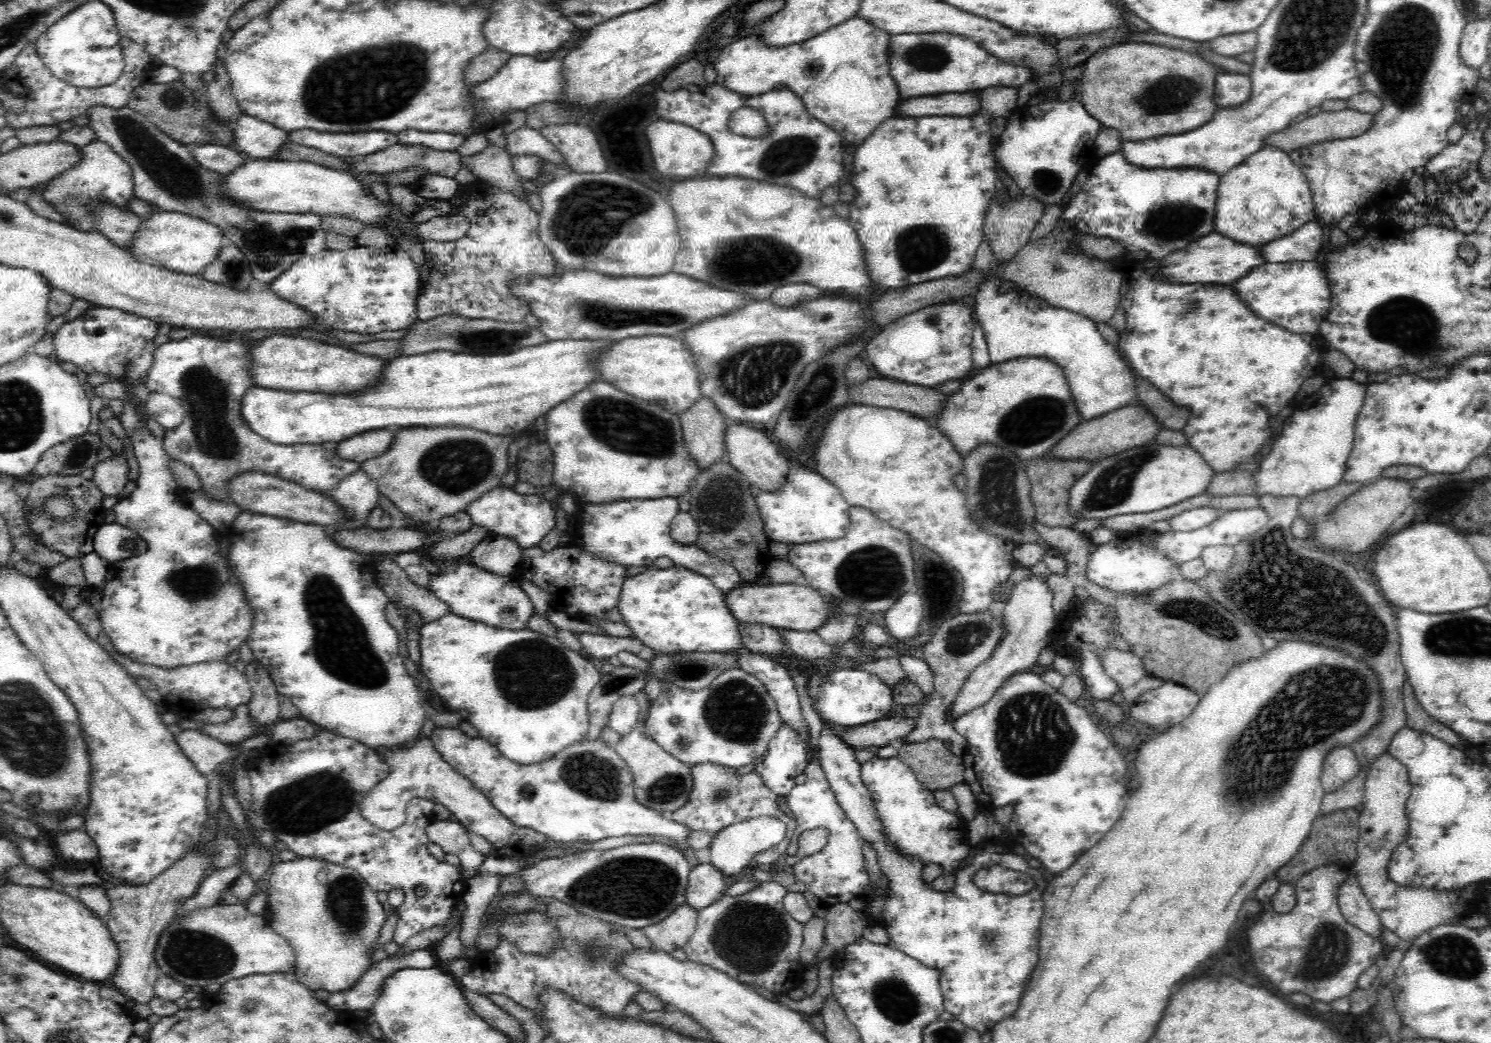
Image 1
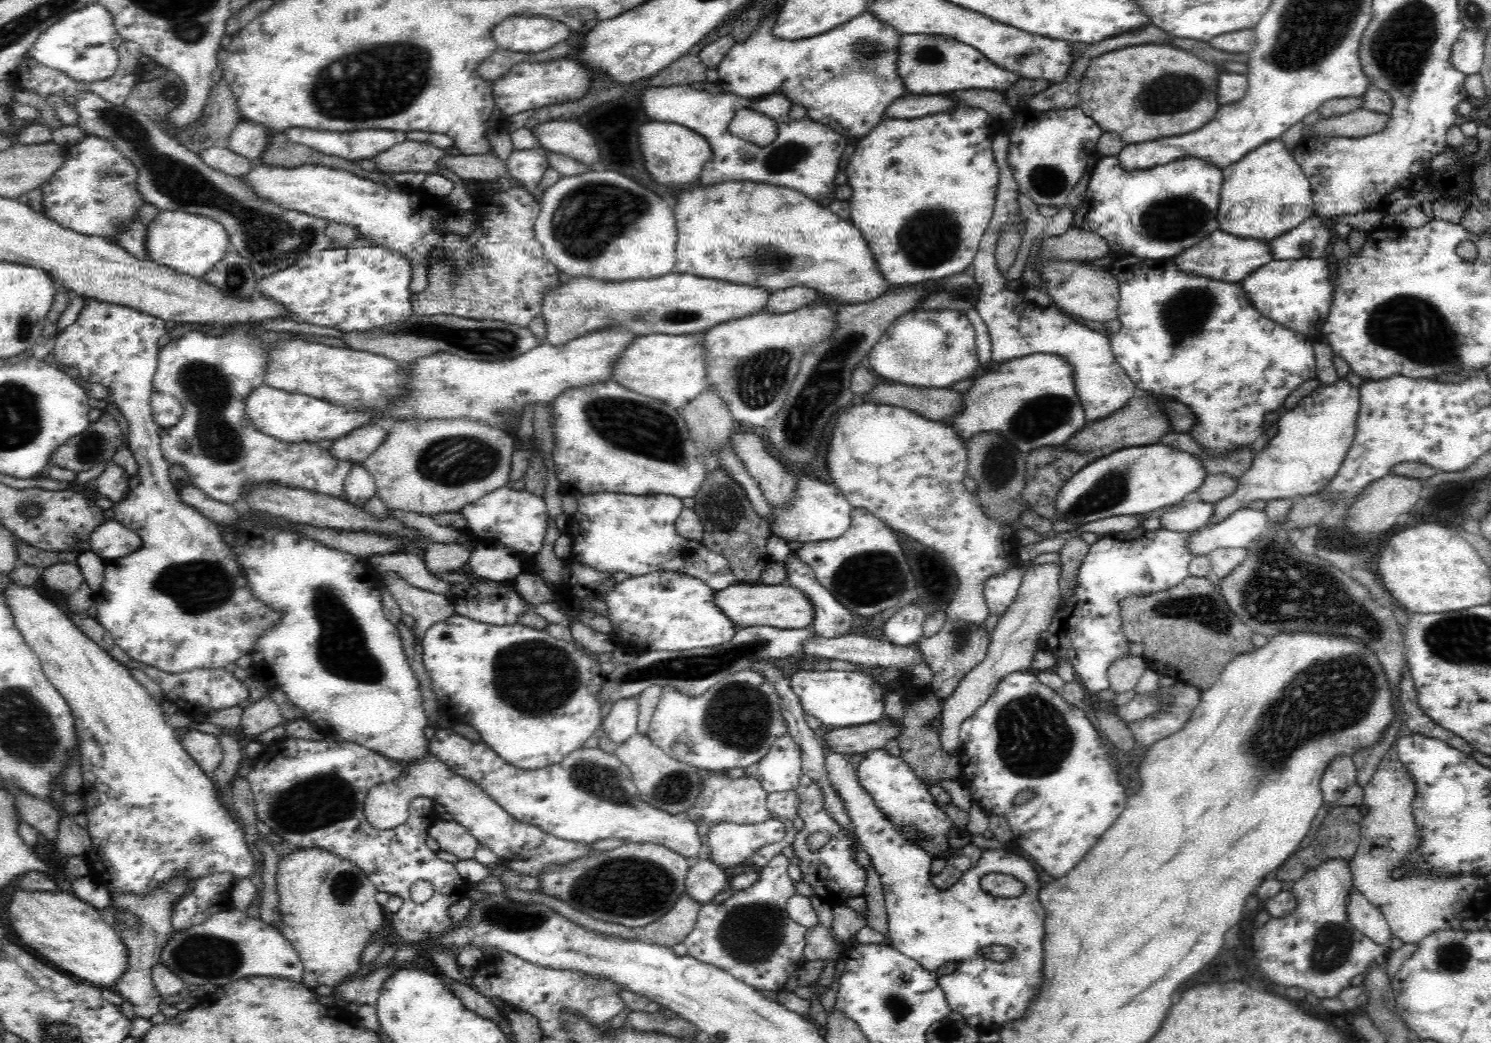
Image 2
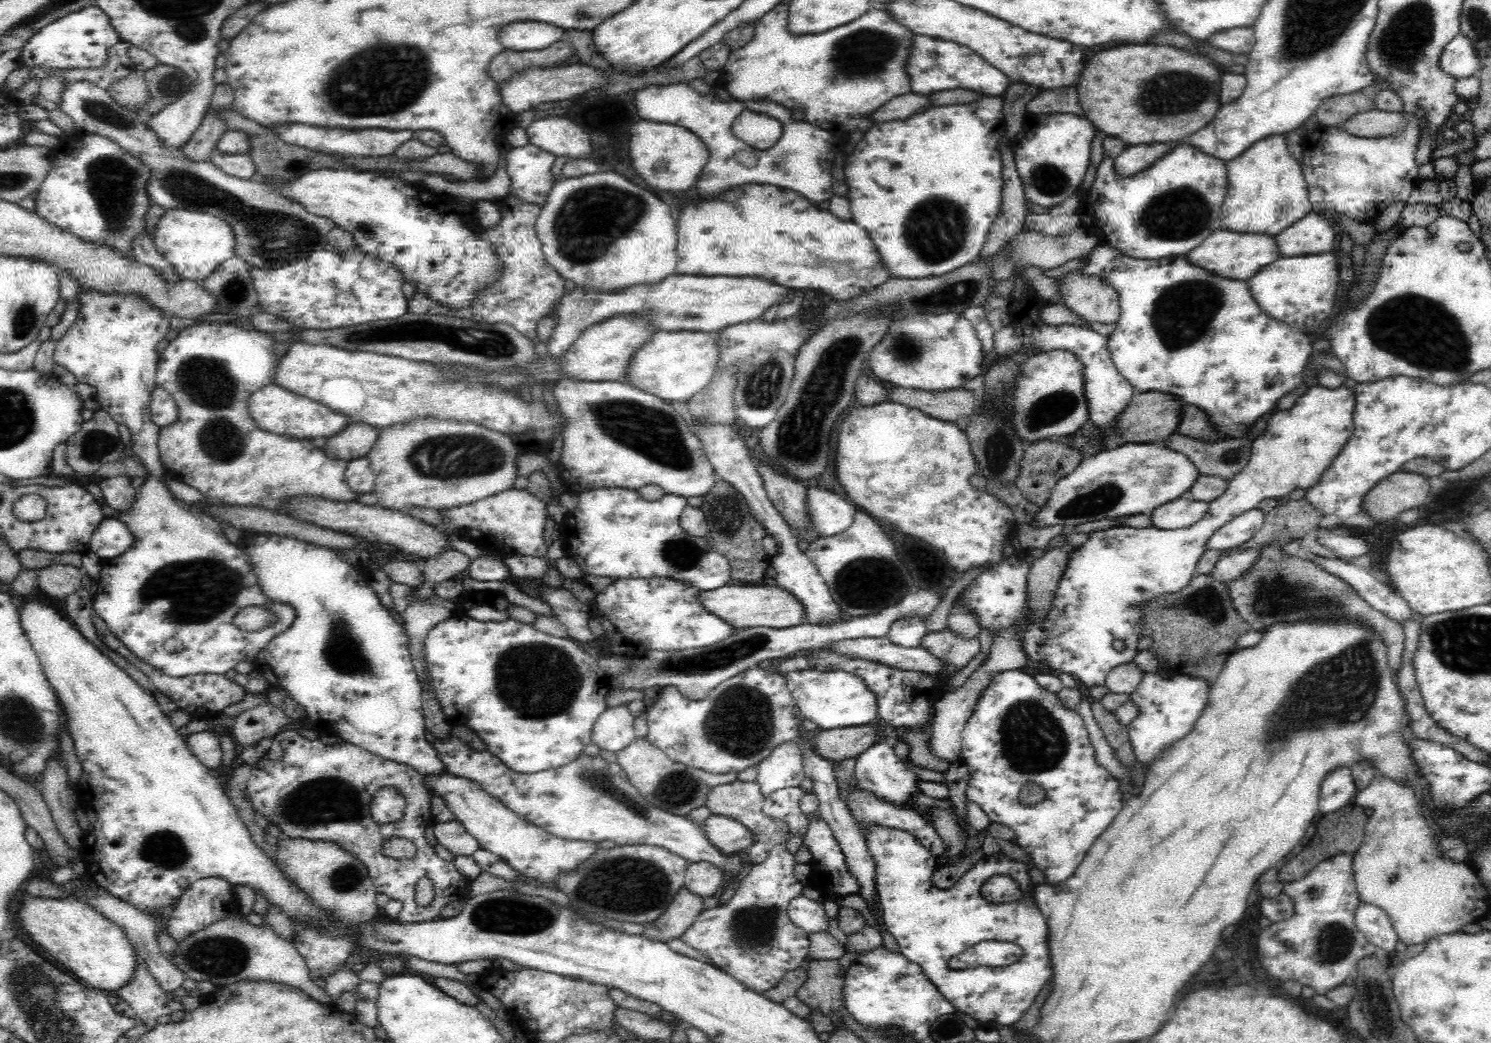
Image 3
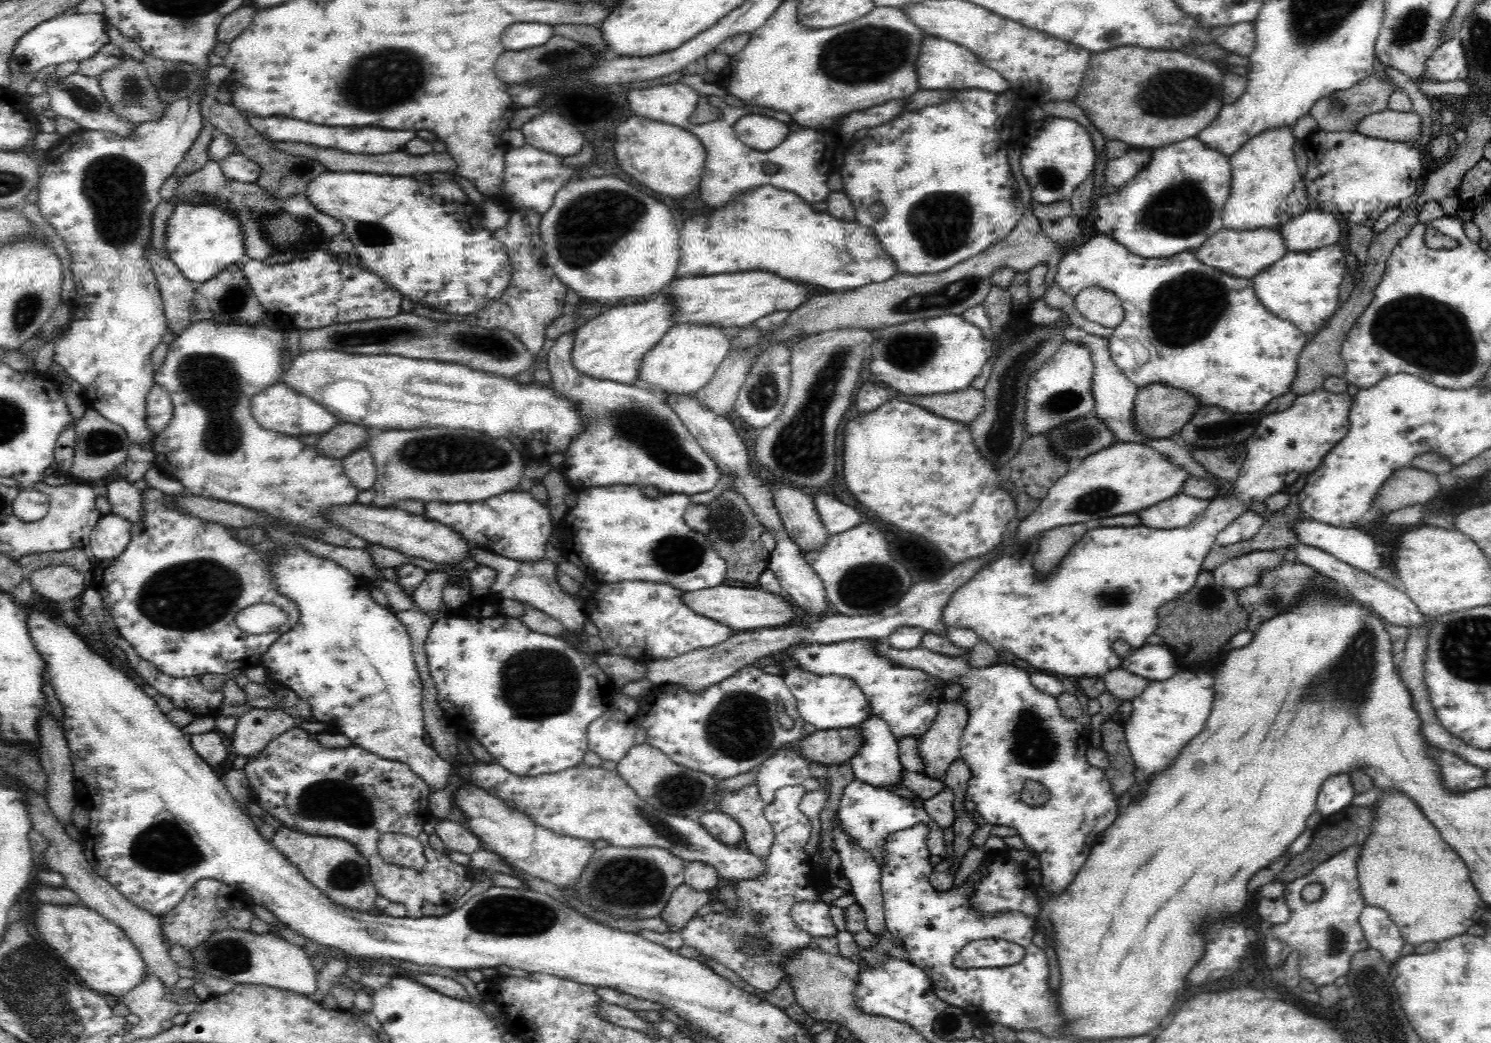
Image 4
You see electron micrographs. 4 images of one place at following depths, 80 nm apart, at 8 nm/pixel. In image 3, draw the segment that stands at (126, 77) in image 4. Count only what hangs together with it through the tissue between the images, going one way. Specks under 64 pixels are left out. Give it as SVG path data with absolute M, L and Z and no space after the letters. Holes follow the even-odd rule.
M133 68L127 78L117 79L112 83L107 93L114 103L137 114L141 106L149 100L145 72Z

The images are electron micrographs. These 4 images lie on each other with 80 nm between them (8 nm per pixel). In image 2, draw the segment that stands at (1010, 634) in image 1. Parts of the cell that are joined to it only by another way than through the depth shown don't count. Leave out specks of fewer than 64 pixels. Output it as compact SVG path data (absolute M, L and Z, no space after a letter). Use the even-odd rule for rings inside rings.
M1060 560L1056 563L1034 565L1024 576L1020 585L1016 602L1008 608L1004 616L992 632L984 660L964 676L959 686L950 696L939 700L940 717L936 720L937 734L940 747L948 755L961 755L960 729L961 724L971 717L976 709L985 704L992 690L1012 672L1026 671L1031 665L1032 657L1038 651L1040 632L1050 626L1055 616L1061 599L1060 585L1058 582L1062 574Z

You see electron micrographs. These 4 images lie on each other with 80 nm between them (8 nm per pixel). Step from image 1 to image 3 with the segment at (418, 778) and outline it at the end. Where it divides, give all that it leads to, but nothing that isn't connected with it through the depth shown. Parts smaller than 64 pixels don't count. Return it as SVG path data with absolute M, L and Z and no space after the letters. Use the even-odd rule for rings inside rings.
M434 773L425 777L425 786L431 794L438 794L446 800L448 808L455 816L455 821L464 825L464 828L471 834L478 842L479 848L489 850L494 854L502 857L514 870L535 878L539 882L552 882L557 879L561 874L573 873L576 868L580 866L591 854L594 854L598 847L597 843L586 842L580 840L561 839L546 832L545 828L536 826L526 820L517 816L513 810L506 808L496 797L489 795L478 783L472 782L462 777L457 777L451 773ZM381 788L369 806L372 819L378 824L401 822L404 817L404 797L398 789Z

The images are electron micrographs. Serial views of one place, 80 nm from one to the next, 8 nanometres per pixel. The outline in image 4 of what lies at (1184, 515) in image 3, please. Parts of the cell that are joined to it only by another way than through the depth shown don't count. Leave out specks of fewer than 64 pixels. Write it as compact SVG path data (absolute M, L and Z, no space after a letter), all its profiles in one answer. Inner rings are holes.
M1180 492L1154 506L1136 512L1140 524L1157 529L1172 530L1188 526L1208 508L1212 499L1194 498Z

